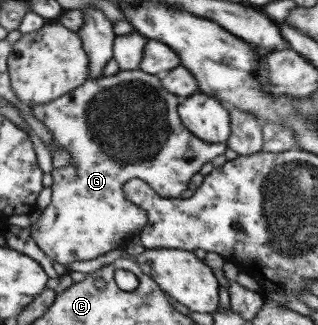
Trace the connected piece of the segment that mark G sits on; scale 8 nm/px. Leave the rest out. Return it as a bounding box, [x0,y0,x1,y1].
[29,69,225,267]

